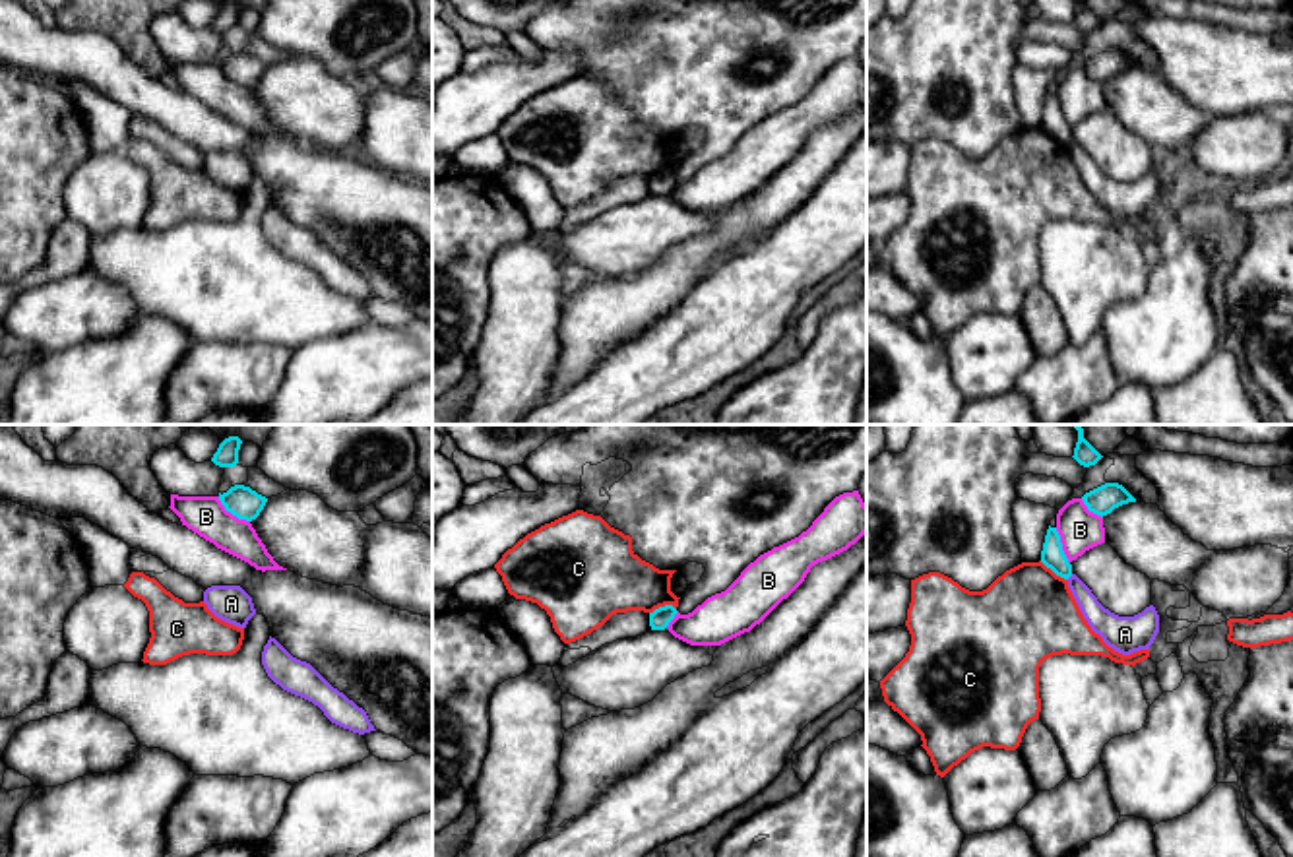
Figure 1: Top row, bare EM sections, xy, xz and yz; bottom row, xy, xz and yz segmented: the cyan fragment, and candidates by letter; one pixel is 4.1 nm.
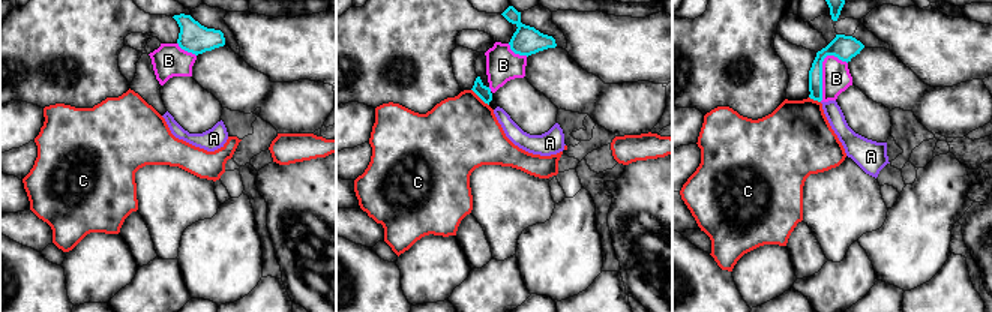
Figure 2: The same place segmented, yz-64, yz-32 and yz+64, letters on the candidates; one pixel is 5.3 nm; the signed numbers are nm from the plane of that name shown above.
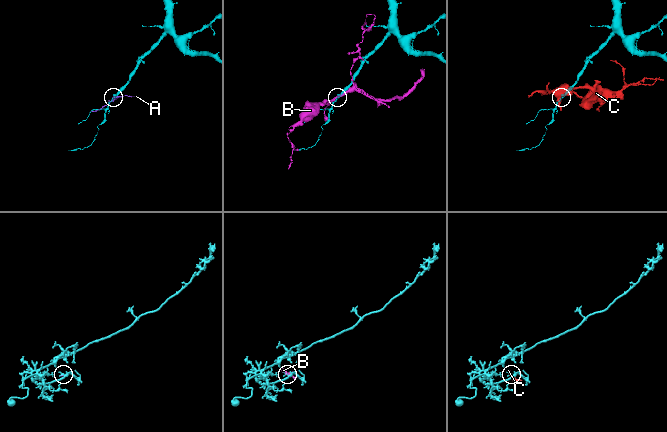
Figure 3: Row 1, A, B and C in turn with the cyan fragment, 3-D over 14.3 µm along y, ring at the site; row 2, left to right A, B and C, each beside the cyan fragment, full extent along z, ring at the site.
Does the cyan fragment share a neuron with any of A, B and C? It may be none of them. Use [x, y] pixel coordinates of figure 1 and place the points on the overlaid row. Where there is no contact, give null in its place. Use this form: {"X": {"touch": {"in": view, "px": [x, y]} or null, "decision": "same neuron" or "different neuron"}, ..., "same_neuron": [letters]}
{"A": {"touch": {"in": "yz", "px": [1069, 576]}, "decision": "different neuron"}, "B": {"touch": {"in": "xy", "px": [231, 512]}, "decision": "different neuron"}, "C": {"touch": {"in": "yz", "px": [1053, 571]}, "decision": "different neuron"}, "same_neuron": []}

